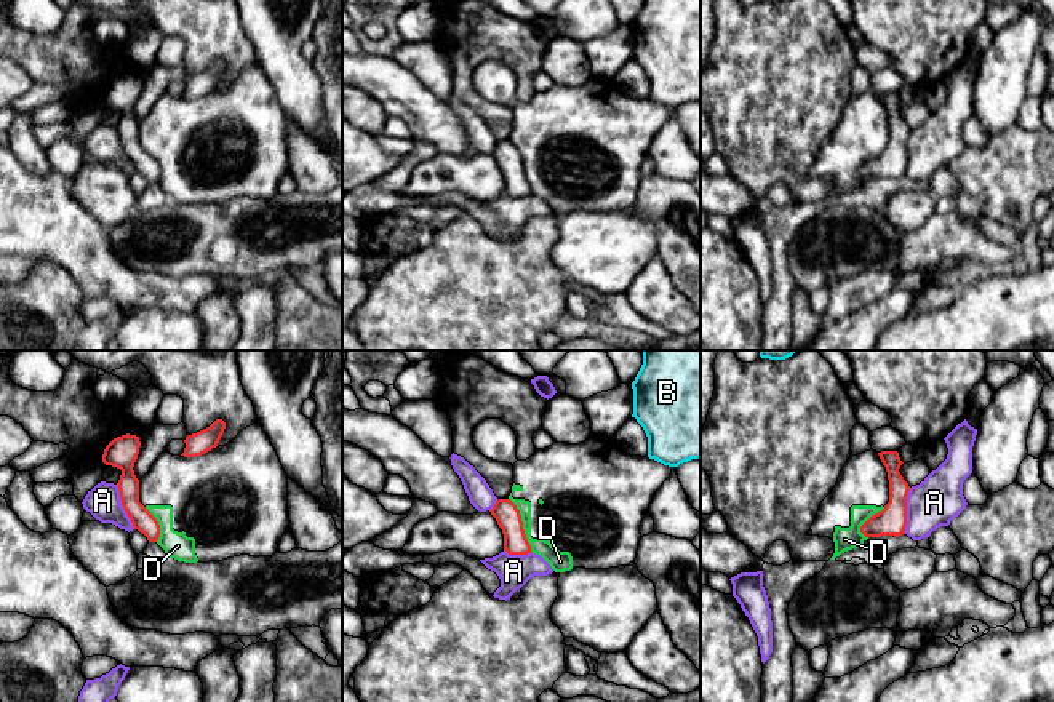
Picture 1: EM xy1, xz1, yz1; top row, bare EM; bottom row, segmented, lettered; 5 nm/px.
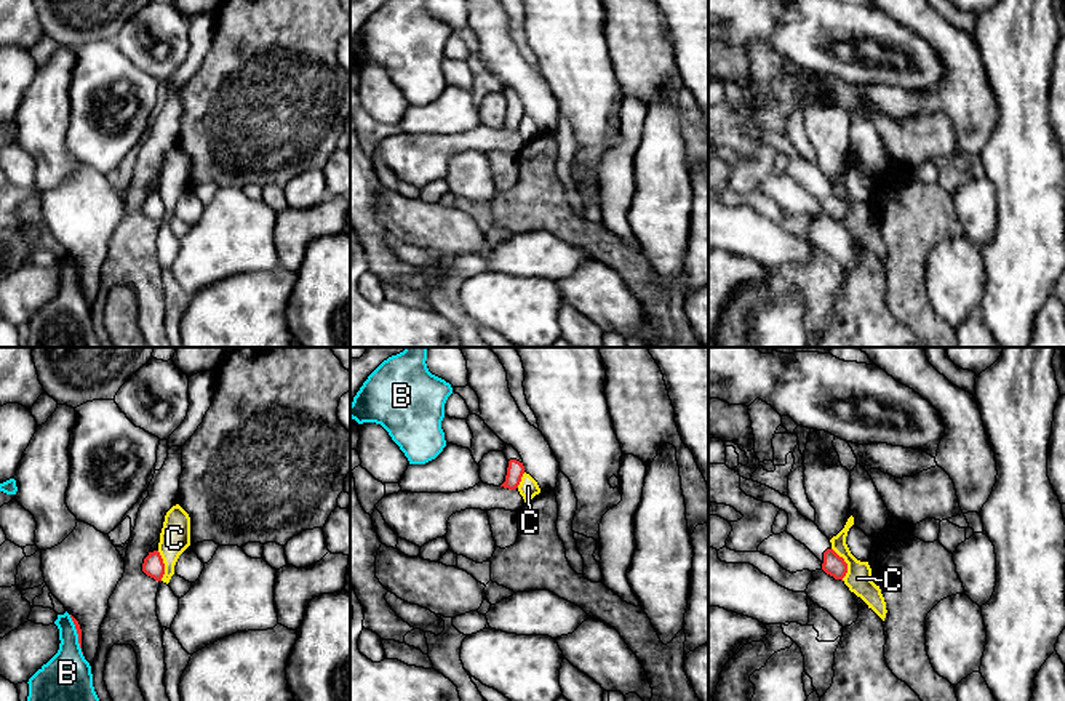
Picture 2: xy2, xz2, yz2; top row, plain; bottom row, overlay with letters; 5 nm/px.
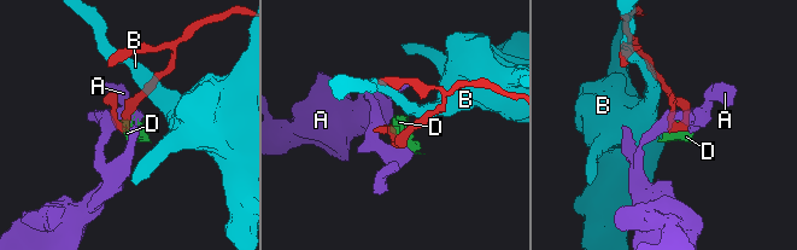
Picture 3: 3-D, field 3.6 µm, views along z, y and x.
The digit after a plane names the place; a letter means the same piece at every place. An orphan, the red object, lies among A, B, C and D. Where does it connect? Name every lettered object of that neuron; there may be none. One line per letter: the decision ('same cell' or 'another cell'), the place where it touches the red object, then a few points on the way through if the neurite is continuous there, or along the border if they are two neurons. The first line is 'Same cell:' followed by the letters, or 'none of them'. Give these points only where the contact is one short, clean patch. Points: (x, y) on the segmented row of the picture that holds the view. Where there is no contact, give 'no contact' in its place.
Same cell: none of them
A: another cell | yz1 (906, 510)
B: another cell | xy2 (77, 632)
C: another cell | yz2 (846, 564) | along yz2 (832, 548), (846, 564), (843, 580)
D: another cell | xz1 (522, 525) | along xz1 (509, 498), (519, 510), (531, 550)

